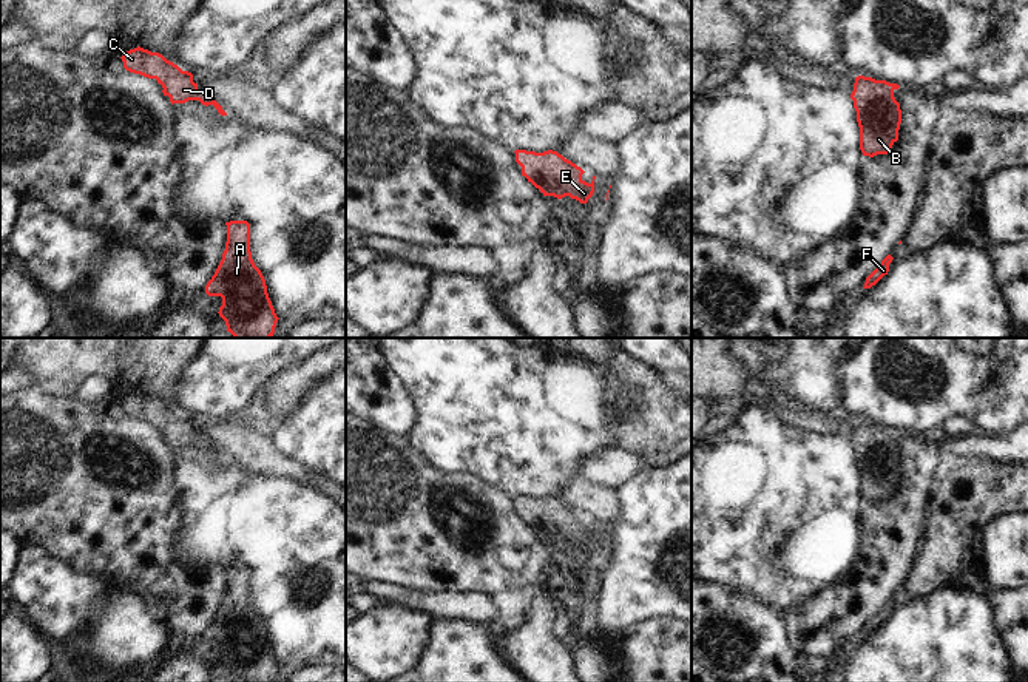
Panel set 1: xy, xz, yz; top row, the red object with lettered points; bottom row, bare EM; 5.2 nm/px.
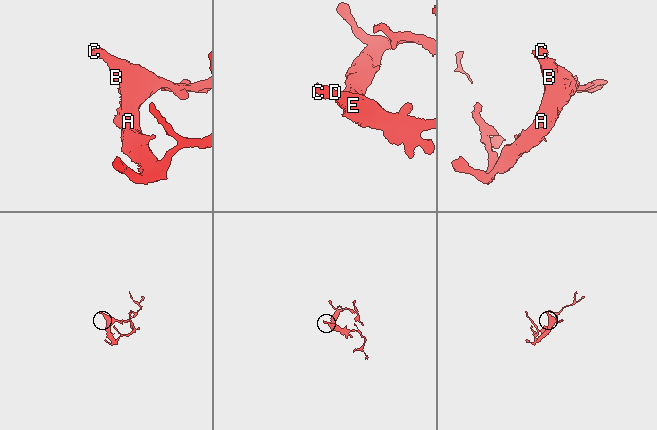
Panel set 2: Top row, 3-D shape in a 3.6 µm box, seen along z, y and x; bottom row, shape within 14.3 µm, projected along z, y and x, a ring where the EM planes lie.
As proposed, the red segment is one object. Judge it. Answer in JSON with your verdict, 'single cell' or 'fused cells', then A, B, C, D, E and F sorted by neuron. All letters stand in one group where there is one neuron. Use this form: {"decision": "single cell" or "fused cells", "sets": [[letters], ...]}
{"decision": "single cell", "sets": [["A", "B", "C", "D", "E", "F"]]}

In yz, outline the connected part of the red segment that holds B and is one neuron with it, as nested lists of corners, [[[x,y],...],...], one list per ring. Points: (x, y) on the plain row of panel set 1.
[[[855,423],[850,444],[857,457],[863,501],[888,500],[898,486],[901,455],[894,443],[898,434],[900,430],[886,426]]]

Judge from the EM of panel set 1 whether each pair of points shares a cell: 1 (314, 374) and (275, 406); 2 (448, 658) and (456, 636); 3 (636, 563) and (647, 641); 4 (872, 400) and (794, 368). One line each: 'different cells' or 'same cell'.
1: same cell
2: same cell
3: different cells
4: different cells

